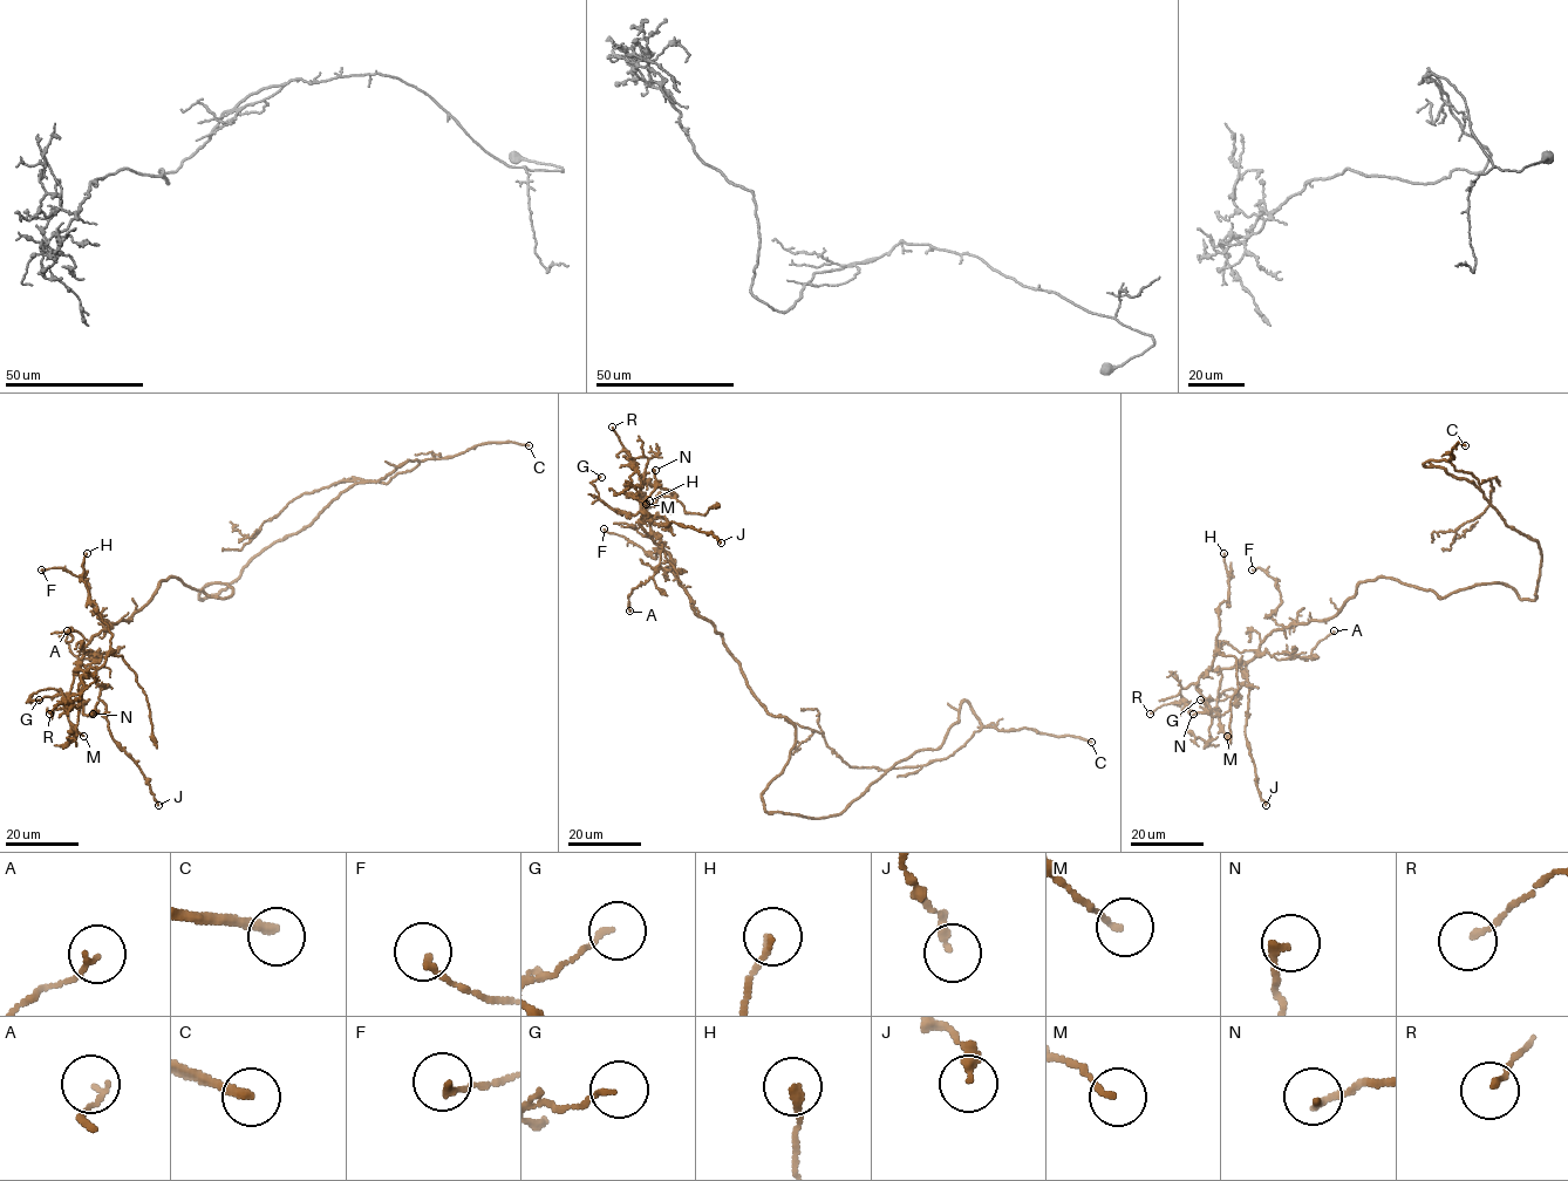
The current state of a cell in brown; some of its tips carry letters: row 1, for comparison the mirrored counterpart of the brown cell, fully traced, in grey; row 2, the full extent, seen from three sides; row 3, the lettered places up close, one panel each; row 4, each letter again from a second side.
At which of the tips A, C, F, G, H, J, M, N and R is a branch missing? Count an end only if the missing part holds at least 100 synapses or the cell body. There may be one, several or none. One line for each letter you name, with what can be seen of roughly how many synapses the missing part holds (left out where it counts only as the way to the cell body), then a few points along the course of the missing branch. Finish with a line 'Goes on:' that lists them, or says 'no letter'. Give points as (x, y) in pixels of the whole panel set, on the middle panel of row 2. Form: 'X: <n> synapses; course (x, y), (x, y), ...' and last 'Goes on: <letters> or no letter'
Goes on: C

